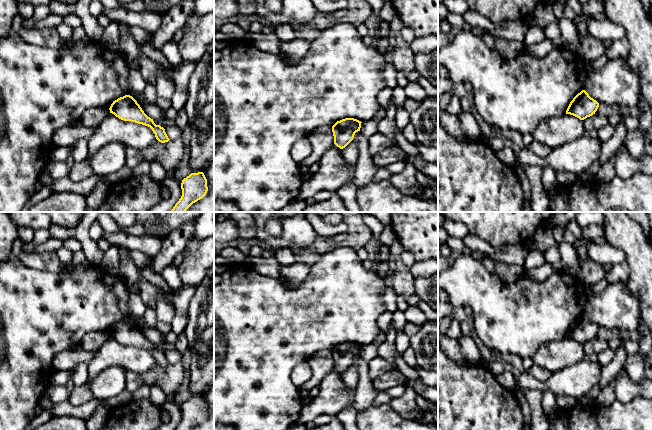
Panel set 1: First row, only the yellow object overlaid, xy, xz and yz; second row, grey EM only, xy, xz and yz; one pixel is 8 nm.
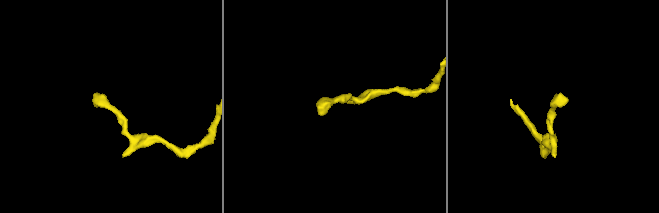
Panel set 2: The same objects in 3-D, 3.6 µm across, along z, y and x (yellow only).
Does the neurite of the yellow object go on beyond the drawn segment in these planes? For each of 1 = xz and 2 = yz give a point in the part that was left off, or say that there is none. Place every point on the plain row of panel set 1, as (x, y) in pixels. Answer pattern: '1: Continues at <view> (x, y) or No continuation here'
1: No continuation here
2: No continuation here

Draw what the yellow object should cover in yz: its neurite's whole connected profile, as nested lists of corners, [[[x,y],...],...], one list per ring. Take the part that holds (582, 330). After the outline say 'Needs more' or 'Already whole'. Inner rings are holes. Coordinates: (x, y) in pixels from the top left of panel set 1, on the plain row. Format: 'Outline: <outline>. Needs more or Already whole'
Outline: [[[582,314],[570,326],[566,334],[566,338],[573,339],[580,344],[584,344],[595,338],[598,331],[599,327],[591,322],[585,314]]]. Already whole

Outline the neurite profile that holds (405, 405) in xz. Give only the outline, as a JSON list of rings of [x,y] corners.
[[[413,383],[405,386],[406,390],[403,395],[392,398],[389,406],[399,415],[406,419],[415,419],[420,412],[416,404],[417,393],[413,387]]]

